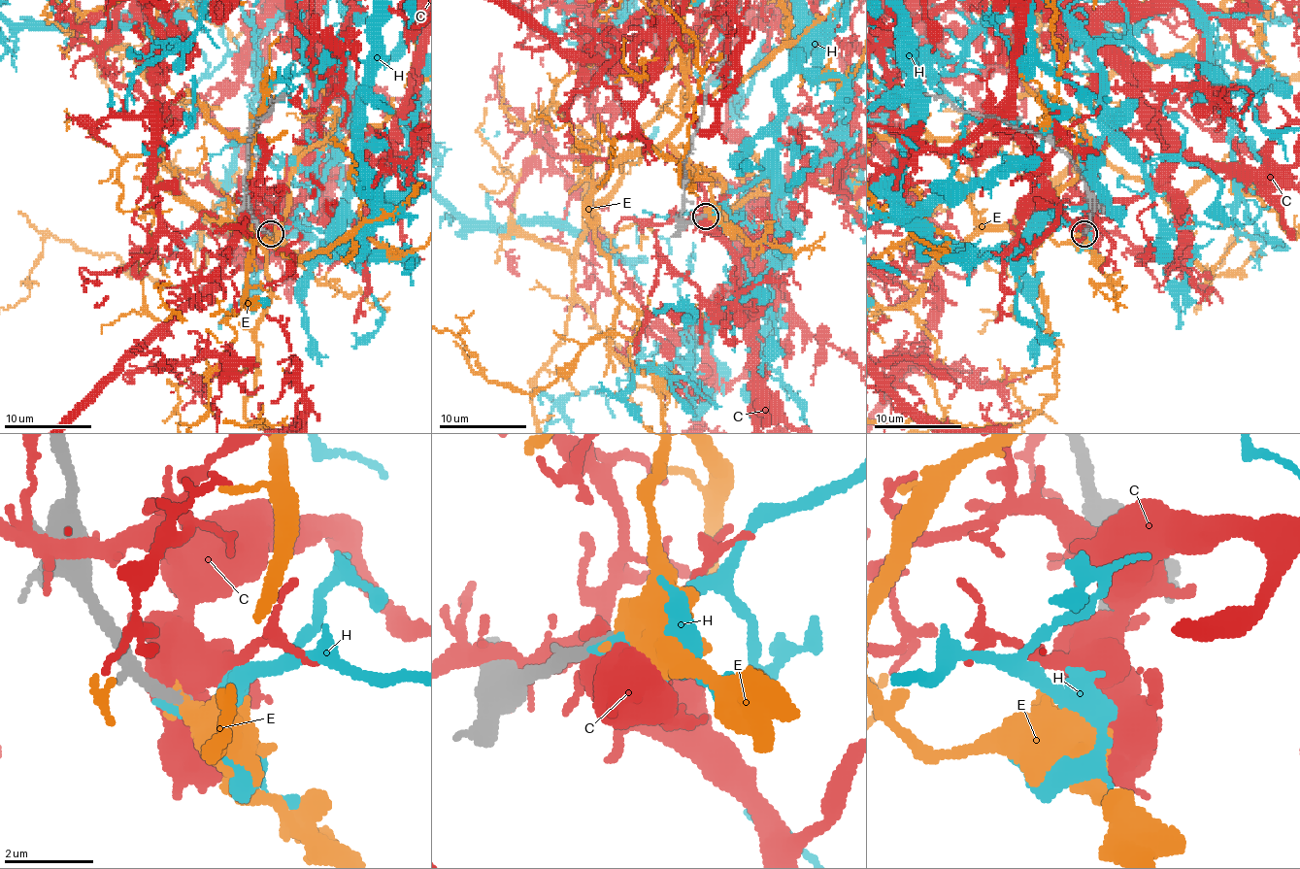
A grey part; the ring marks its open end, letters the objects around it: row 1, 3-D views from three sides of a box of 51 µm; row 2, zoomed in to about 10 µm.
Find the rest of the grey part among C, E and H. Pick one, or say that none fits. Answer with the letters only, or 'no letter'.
no letter

